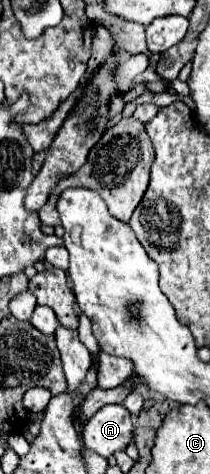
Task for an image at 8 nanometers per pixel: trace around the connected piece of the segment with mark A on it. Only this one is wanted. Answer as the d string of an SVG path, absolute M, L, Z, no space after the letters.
M106 405L82 429L84 443L102 457L110 457L116 451L124 451L134 439L134 425L124 405Z

